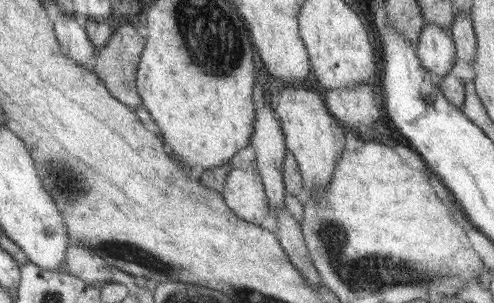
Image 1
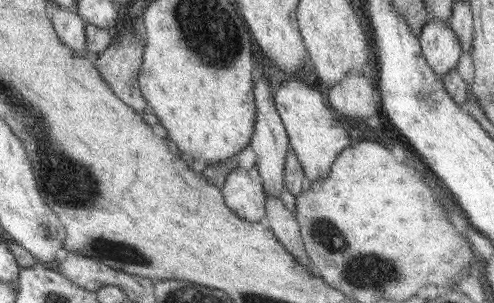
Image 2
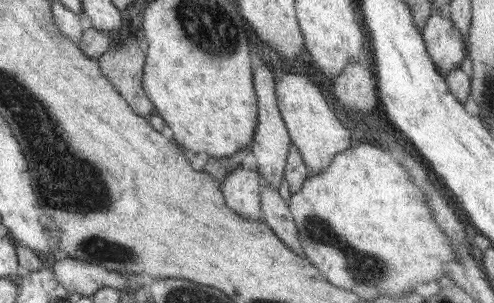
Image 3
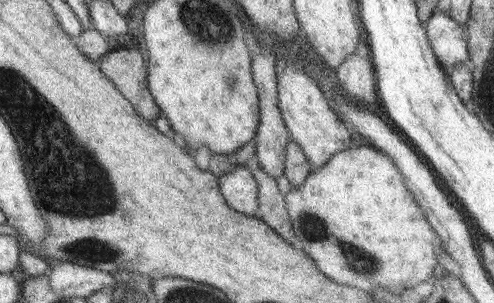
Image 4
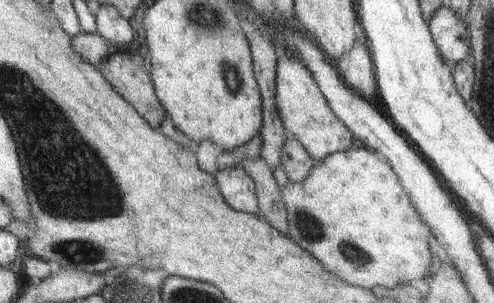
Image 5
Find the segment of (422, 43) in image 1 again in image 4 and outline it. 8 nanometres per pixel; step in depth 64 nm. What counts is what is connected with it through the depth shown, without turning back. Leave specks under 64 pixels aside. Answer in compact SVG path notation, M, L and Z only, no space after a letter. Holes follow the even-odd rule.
M435 10L423 26L427 28L429 44L433 44L433 52L437 52L441 66L451 70L451 66L457 66L459 62L469 62L467 28L457 24L453 16Z

